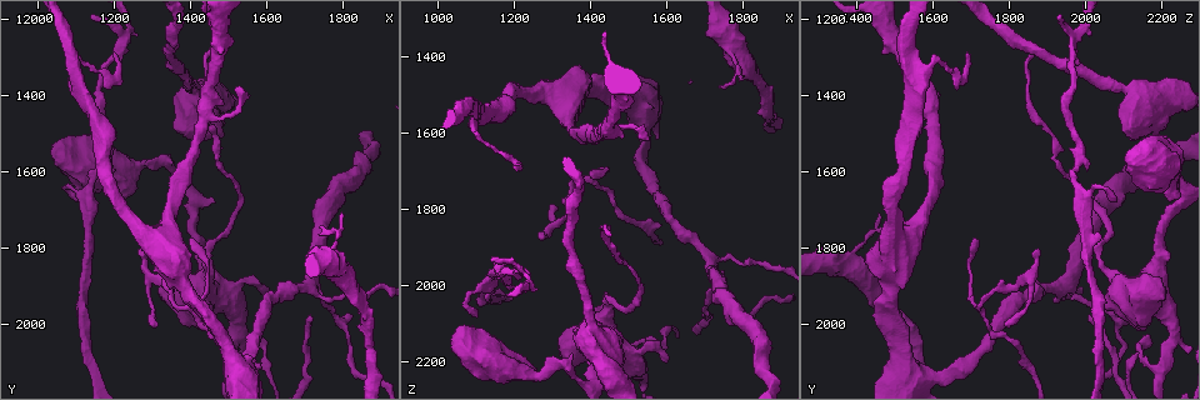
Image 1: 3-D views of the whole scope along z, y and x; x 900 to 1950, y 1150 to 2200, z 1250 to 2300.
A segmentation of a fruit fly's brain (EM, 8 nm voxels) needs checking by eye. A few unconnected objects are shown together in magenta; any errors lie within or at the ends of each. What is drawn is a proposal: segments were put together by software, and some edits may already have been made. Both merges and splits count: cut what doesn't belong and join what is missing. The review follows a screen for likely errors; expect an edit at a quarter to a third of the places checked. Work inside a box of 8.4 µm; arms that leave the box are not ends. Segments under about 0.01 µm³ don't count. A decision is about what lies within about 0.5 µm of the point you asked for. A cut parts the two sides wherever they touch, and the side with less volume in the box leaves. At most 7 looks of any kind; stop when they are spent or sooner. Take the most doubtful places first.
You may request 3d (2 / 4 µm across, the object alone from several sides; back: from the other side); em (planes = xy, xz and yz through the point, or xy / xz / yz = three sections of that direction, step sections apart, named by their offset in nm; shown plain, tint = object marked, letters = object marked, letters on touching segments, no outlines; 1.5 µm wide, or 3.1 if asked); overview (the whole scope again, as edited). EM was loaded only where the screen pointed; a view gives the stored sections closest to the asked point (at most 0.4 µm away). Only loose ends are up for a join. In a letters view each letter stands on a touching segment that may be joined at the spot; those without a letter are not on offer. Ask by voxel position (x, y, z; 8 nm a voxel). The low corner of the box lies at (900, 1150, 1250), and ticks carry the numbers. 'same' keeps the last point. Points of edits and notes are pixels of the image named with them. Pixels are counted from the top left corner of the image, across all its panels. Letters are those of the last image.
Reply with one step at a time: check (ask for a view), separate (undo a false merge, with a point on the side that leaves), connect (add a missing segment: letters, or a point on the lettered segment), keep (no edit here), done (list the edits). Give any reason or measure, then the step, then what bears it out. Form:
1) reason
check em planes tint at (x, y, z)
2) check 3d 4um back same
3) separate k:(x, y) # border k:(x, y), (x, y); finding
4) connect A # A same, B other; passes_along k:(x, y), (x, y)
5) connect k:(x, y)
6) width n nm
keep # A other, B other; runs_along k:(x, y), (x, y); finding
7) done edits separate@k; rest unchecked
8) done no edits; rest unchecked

thin end
check em xy step 4 letters at (1265, 1815, 1870)

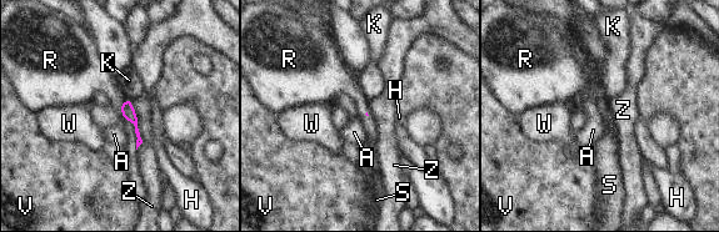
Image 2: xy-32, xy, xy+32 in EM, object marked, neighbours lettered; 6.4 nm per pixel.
check em planes letters same

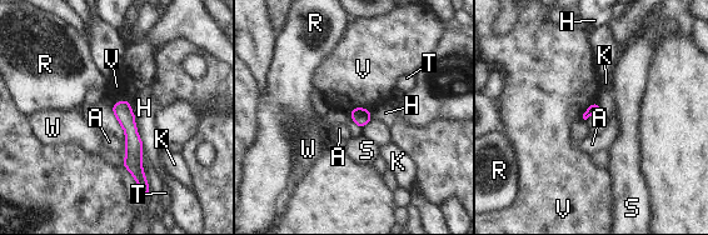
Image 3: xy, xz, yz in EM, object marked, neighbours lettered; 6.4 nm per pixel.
keep # A other, H other, K other, R other, S other, T other, V other, W other; runs_along 3:(120, 104), (143, 184); no lettered segment goes on from it

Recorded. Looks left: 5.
tapers out
check em planes letters at (1200, 1295, 1685)

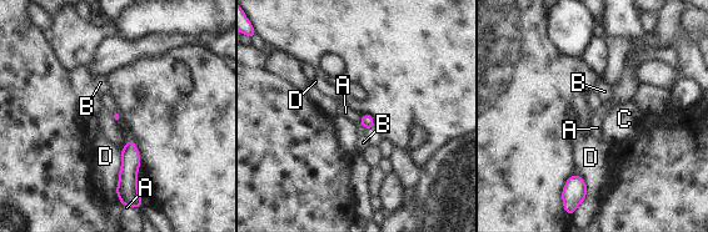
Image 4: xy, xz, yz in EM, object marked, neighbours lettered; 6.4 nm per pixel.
longest_contact D 320 nm
keep # A other, B other, C other, D other; border 4:(362, 115), (358, 121); no lettered segment goes on from it

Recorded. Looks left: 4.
thick turns thin
check em planes tint at (1550, 1895, 2165)

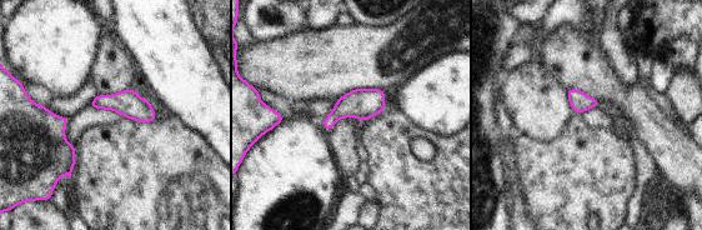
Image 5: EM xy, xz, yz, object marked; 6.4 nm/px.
check em planes letters same

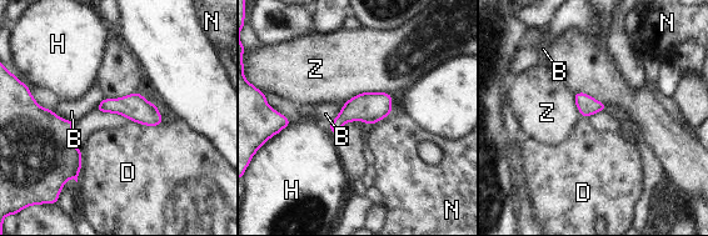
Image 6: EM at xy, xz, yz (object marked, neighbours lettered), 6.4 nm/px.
keep # B other, D other, H other, N other, Z other; border 6:(129, 119), (145, 125), (163, 122); continuous, no second neuron

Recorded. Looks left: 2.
done no edits; rest unchecked

